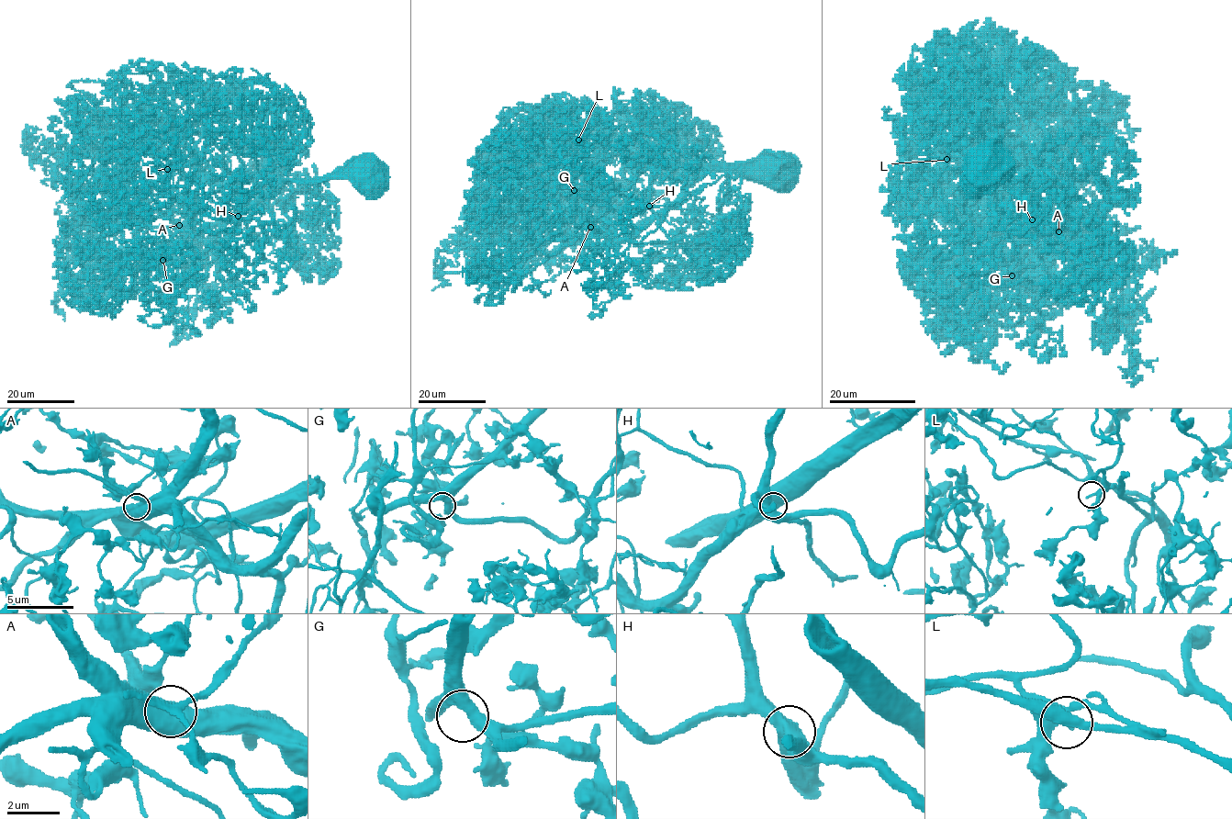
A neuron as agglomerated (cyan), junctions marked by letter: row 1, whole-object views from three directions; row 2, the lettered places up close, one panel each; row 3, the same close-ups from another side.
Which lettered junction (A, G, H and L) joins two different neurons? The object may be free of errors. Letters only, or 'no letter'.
no letter

